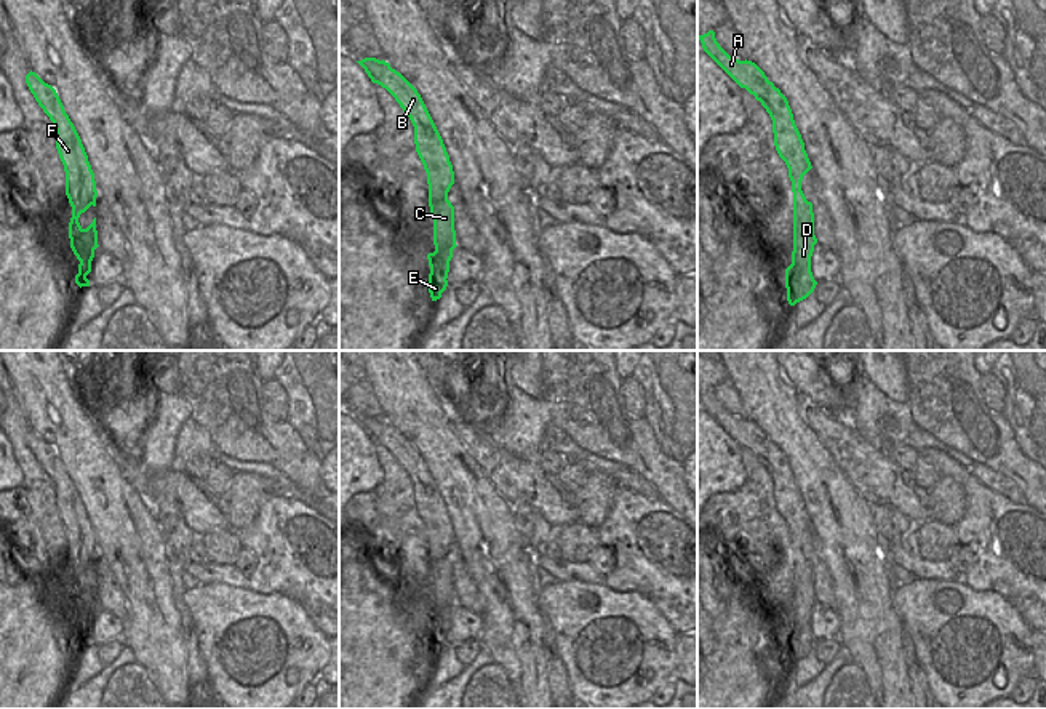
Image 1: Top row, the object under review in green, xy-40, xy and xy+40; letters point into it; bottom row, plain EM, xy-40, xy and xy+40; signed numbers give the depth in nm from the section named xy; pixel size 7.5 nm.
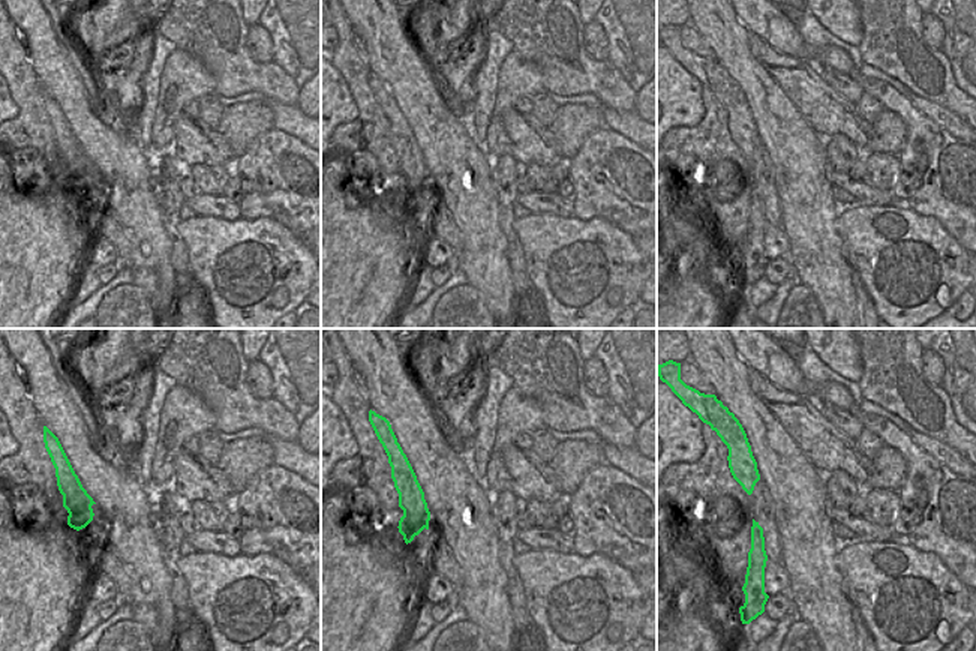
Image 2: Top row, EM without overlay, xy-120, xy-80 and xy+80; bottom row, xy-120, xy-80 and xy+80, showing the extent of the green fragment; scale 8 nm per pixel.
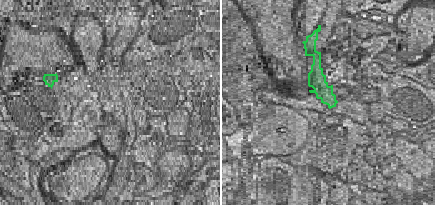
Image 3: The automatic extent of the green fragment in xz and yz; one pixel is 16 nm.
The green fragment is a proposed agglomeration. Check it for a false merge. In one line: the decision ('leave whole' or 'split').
leave whole

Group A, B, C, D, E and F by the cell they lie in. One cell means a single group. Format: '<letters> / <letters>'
A B C D E F

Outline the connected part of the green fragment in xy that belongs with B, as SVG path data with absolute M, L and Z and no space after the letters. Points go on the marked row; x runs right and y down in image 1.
M365 58L357 61L373 83L385 88L414 126L416 152L427 173L429 206L433 219L435 251L427 254L429 293L432 301L441 298L448 286L449 261L456 245L454 206L448 200L448 192L454 184L454 171L443 139L417 90L384 59Z

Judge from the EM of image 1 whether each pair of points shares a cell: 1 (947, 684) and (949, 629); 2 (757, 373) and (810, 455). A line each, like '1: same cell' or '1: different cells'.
1: same cell
2: same cell

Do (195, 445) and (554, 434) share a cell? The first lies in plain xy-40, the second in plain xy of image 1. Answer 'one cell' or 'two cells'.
one cell

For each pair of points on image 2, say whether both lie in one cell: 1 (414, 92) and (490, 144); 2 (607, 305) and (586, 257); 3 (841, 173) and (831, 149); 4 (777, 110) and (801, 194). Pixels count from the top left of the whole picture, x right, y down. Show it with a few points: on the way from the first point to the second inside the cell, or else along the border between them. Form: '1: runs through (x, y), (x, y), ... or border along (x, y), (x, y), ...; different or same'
1: border along (482, 146), (492, 158); different
2: runs through (595, 293), (586, 284), (586, 269); same
3: runs through (835, 167), (832, 155); same
4: runs through (783, 131), (798, 153), (799, 173); same

